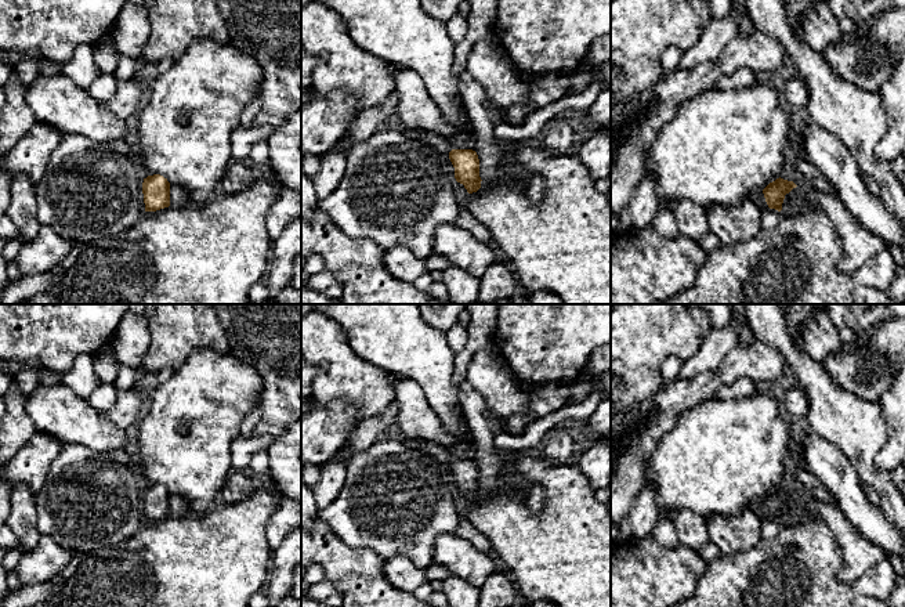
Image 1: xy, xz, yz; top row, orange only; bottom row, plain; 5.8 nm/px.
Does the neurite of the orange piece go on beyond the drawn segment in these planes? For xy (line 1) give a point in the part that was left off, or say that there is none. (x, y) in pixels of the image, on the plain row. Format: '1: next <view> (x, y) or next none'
1: next none

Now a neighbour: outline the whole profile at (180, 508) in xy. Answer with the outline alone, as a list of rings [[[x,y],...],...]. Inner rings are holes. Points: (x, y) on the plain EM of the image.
[[[170,495],[170,516],[185,517],[195,513],[193,507],[180,495]]]

